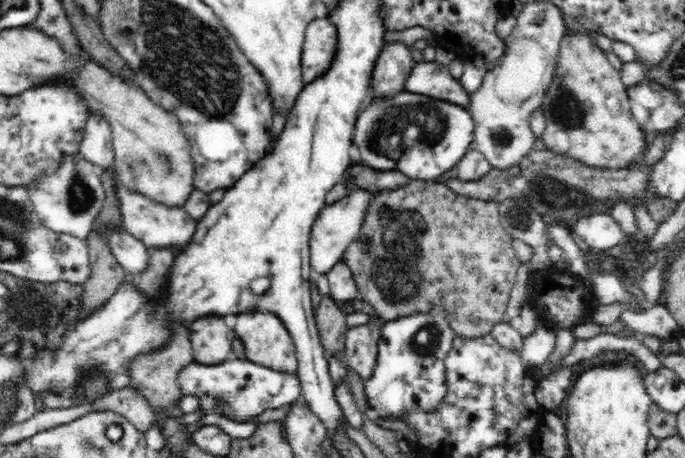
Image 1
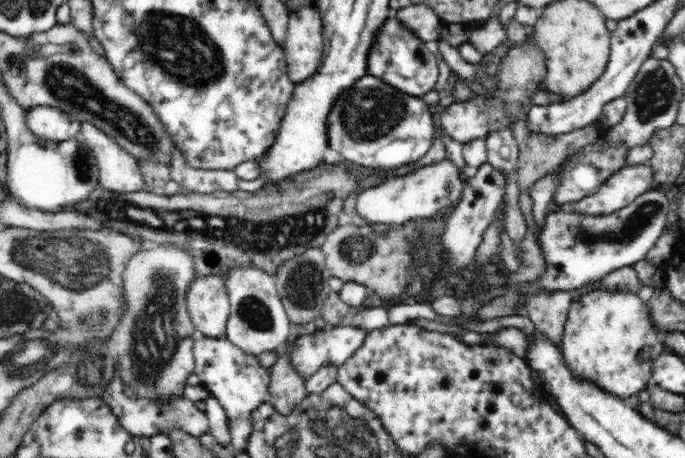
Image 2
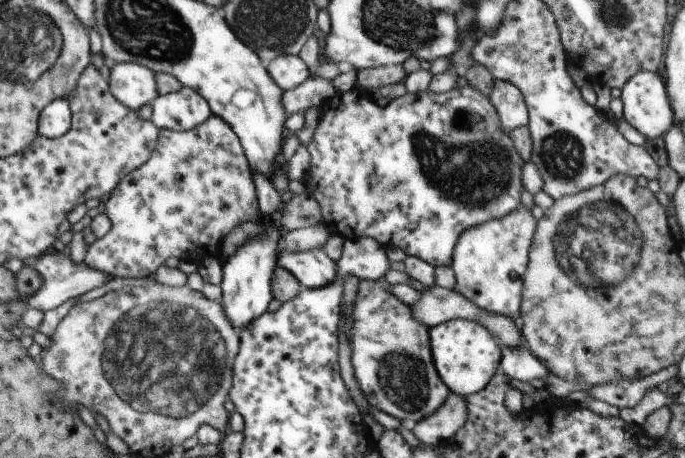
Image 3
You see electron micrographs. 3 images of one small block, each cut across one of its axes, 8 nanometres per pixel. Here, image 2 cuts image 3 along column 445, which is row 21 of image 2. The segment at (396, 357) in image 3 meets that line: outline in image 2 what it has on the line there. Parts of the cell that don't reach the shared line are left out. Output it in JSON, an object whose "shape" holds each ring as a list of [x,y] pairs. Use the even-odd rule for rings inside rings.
{"shape":[[[390,10],[367,54],[367,71],[410,96],[424,96],[434,89],[438,80],[436,56],[424,44],[424,41],[396,19],[394,10]]]}

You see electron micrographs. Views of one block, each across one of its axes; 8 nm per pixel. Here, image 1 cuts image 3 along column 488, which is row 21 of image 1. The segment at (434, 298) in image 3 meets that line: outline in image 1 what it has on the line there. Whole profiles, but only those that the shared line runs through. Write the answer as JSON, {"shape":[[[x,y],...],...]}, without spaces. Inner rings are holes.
{"shape":[[[326,18],[314,19],[308,23],[302,46],[302,81],[314,82],[324,72],[330,70],[330,64],[336,54],[336,30],[334,23]]]}

